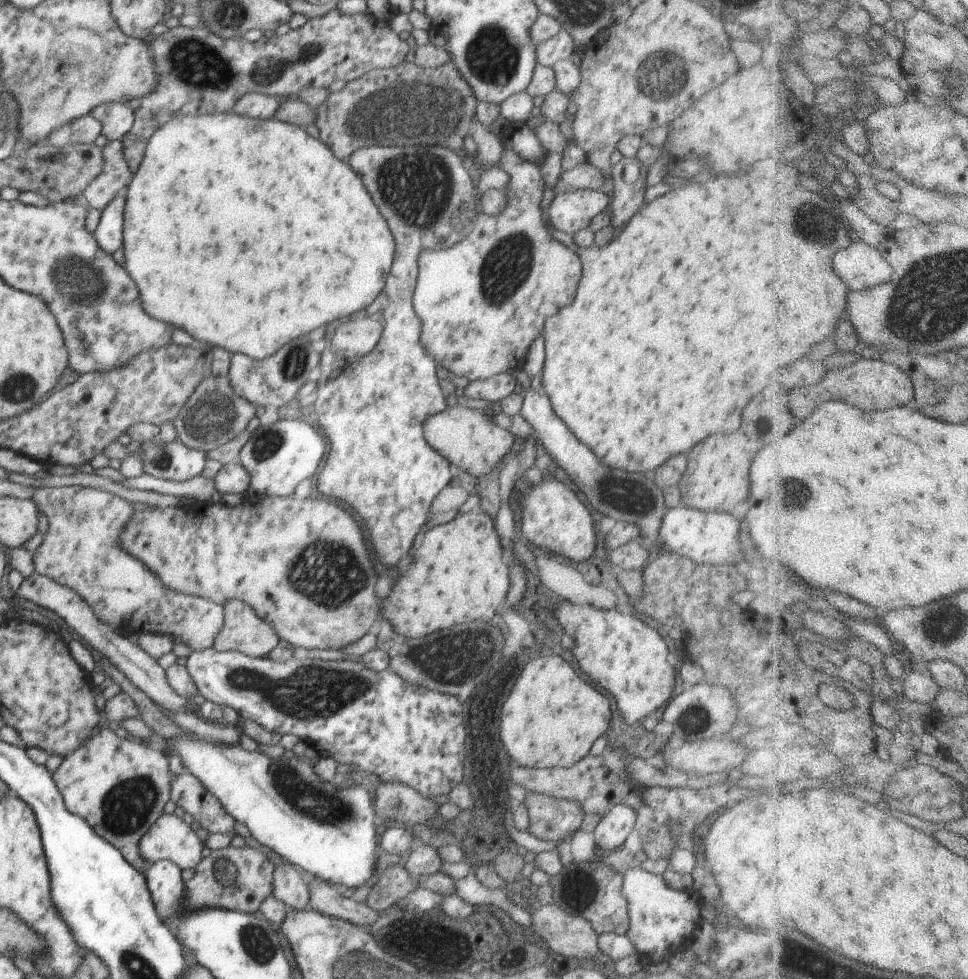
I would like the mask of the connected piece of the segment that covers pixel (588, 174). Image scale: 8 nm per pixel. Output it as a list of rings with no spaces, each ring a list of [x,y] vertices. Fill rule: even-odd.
[[[589,159],[572,170],[562,171],[558,182],[556,182],[554,194],[566,194],[566,192],[581,189],[600,189],[604,181],[605,177],[602,171],[593,166],[592,160]]]

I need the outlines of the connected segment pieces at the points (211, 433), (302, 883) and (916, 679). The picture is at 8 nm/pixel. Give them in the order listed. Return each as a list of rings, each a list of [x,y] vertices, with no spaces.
[[[213,376],[202,380],[180,409],[174,421],[177,439],[188,448],[201,449],[210,453],[216,446],[226,444],[243,432],[252,418],[255,418],[257,407],[234,394],[227,376]]]
[[[286,862],[274,870],[271,894],[289,909],[307,909],[310,901],[308,877]]]
[[[922,666],[908,675],[904,686],[905,699],[932,706],[943,691],[941,685]]]

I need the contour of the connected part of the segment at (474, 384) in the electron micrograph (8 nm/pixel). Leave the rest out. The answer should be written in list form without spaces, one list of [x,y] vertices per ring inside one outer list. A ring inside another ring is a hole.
[[[511,371],[498,373],[486,380],[470,381],[463,388],[463,392],[468,399],[483,399],[490,403],[500,402],[515,391],[517,384]]]

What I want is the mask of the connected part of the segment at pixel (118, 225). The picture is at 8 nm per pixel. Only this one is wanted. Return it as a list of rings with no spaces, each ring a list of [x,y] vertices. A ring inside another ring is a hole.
[[[120,190],[116,198],[101,212],[100,220],[93,233],[101,251],[113,254],[122,248],[122,232],[124,231],[124,204],[126,190]]]

